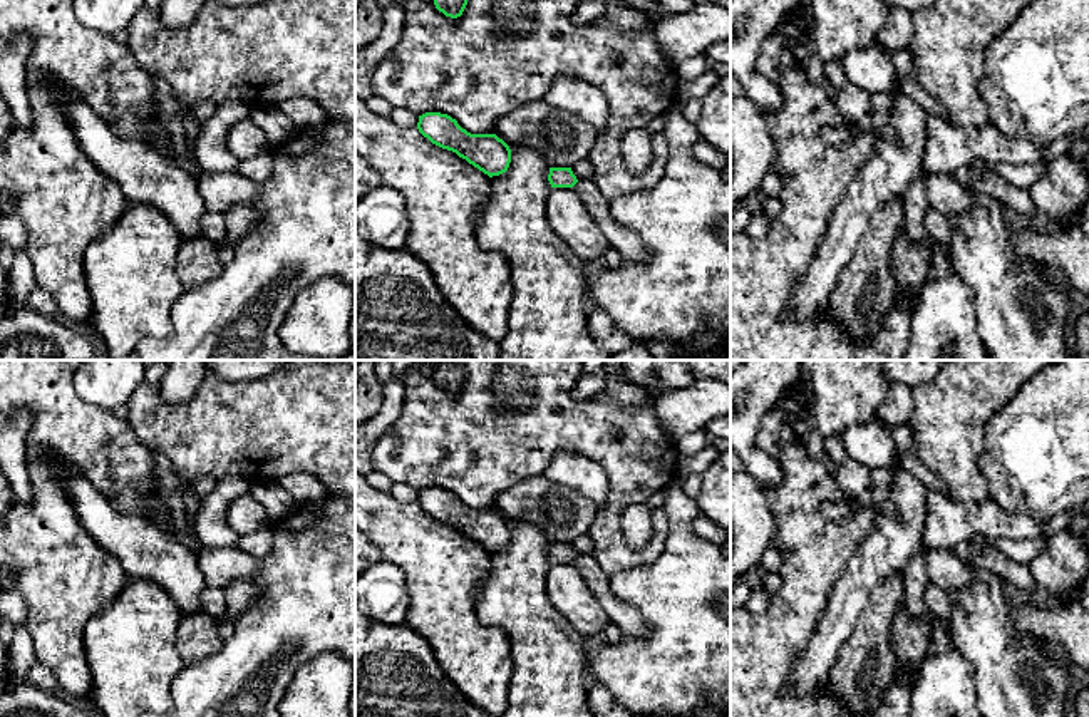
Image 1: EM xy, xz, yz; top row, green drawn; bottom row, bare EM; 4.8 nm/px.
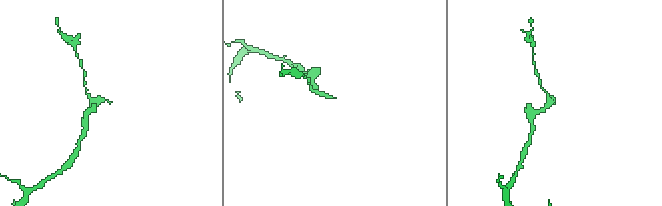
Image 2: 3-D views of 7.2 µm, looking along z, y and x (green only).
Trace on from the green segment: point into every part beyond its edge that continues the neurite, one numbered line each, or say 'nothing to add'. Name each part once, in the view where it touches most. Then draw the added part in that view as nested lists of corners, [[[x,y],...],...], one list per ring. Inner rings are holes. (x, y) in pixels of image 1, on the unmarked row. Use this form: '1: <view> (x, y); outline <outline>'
1: xz (627, 618); outline [[[591,555],[578,556],[573,565],[586,580],[590,590],[595,593],[596,600],[610,616],[610,622],[613,622],[623,635],[637,638],[648,637],[648,627],[645,625],[640,611],[633,606],[623,605],[610,591],[610,575],[600,568]]]

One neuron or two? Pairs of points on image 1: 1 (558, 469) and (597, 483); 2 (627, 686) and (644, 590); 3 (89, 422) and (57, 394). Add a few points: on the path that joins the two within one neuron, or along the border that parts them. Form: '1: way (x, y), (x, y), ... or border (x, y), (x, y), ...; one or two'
1: way (568, 469), (587, 476); one
2: way (650, 662), (660, 652), (660, 613); one
3: way (81, 417), (66, 402); one

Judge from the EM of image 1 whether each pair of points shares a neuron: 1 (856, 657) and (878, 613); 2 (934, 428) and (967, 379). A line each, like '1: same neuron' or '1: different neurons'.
1: same neuron
2: same neuron

